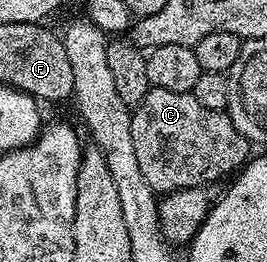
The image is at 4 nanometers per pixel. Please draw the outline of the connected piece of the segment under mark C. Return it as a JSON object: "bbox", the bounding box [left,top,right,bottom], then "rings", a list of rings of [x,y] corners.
{"bbox":[129,87,251,193],"rings":[[[150,87],[143,101],[132,108],[129,120],[139,169],[143,169],[143,177],[154,193],[182,191],[188,187],[209,187],[216,179],[240,171],[251,158],[251,144],[243,133],[239,133],[239,129],[235,129],[229,114],[215,109],[203,109],[203,105],[199,105],[199,101],[195,101],[195,97],[188,91],[175,93]]]}

